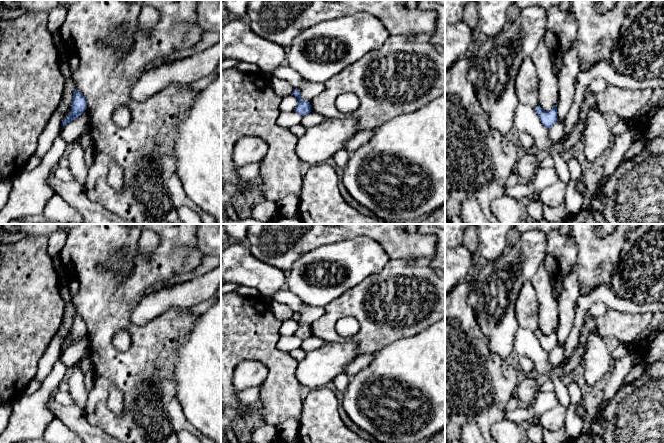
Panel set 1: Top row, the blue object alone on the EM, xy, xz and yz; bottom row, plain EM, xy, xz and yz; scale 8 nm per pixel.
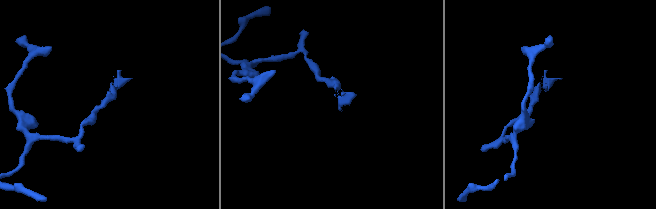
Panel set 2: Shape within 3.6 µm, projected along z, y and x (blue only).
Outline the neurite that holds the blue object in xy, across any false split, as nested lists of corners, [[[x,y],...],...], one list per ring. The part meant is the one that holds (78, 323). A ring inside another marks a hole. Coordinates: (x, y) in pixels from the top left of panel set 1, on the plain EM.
[[[75,313],[73,325],[71,328],[71,336],[66,343],[62,344],[62,350],[64,351],[69,346],[72,346],[74,343],[81,340],[86,333],[87,333],[87,326],[85,321],[81,316]]]

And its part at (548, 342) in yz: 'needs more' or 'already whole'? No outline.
already whole

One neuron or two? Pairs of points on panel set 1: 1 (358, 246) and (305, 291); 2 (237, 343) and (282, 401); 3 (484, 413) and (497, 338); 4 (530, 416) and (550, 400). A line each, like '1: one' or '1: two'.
1: one
2: one
3: two
4: one

